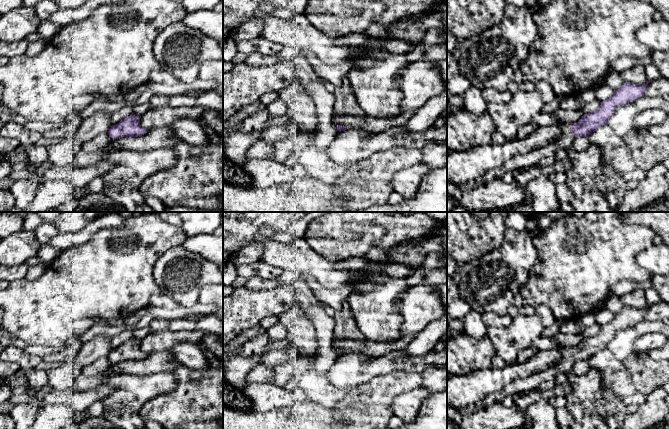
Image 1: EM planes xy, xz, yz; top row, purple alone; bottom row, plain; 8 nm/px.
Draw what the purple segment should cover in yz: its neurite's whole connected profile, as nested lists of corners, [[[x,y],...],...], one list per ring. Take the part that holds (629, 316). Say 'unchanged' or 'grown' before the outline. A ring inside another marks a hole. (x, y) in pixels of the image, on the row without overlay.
grown; [[[647,305],[647,307],[643,309],[624,306],[620,313],[614,315],[614,318],[612,321],[601,326],[601,329],[597,335],[590,337],[590,338],[583,339],[582,342],[574,348],[564,349],[562,351],[562,358],[556,365],[550,368],[547,368],[546,370],[542,372],[534,373],[528,377],[518,378],[514,380],[512,383],[510,383],[509,385],[505,386],[500,392],[492,393],[486,396],[484,399],[476,402],[475,404],[470,404],[468,406],[461,407],[462,411],[464,413],[473,413],[477,410],[488,408],[496,402],[501,403],[506,396],[513,397],[516,395],[525,394],[527,392],[530,392],[531,390],[538,389],[539,385],[542,382],[551,381],[551,380],[554,381],[554,378],[558,373],[568,374],[572,372],[573,365],[576,361],[588,361],[592,356],[594,356],[598,352],[608,349],[609,342],[612,340],[614,334],[618,330],[626,329],[629,326],[633,326],[636,323],[643,321],[645,319],[645,312],[650,306],[651,305]]]

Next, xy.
unchanged; [[[130,339],[119,347],[112,349],[107,356],[112,363],[121,361],[138,361],[146,358],[148,355],[143,353],[140,349],[140,341]]]

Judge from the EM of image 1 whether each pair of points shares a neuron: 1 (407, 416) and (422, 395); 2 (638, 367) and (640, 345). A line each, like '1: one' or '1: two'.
1: one
2: two

